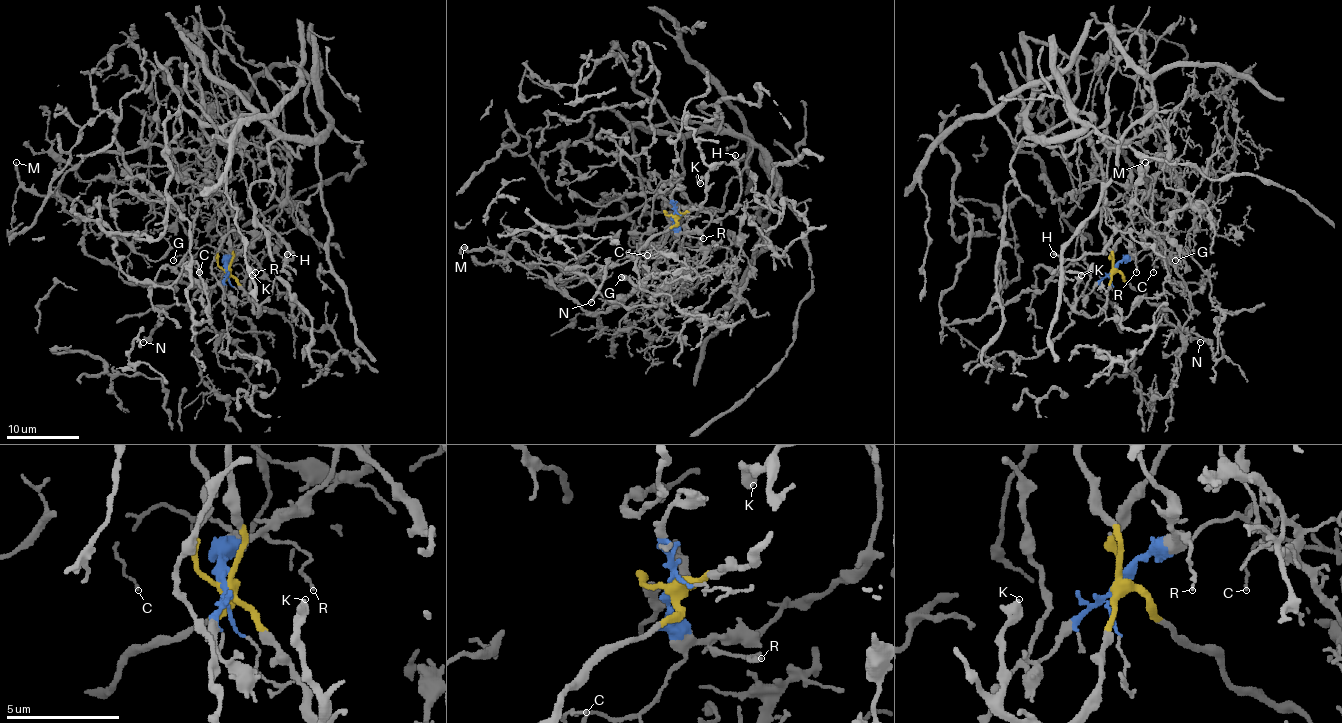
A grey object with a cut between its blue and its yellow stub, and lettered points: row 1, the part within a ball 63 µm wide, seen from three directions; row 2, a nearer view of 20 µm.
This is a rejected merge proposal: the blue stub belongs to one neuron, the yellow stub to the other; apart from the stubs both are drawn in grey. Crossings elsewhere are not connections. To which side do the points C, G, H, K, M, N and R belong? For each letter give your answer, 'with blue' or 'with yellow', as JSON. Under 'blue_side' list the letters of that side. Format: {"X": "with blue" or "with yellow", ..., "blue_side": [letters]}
{"C": "with blue", "G": "with blue", "H": "with yellow", "K": "with yellow", "M": "with yellow", "N": "with yellow", "R": "with blue", "blue_side": ["C", "G", "R"]}

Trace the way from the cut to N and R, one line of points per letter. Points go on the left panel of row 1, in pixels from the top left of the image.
N: (226, 270), (227, 275), (217, 284), (200, 289), (191, 302), (169, 306), (142, 342)
R: (226, 270), (227, 262), (240, 255), (253, 260), (255, 271)

